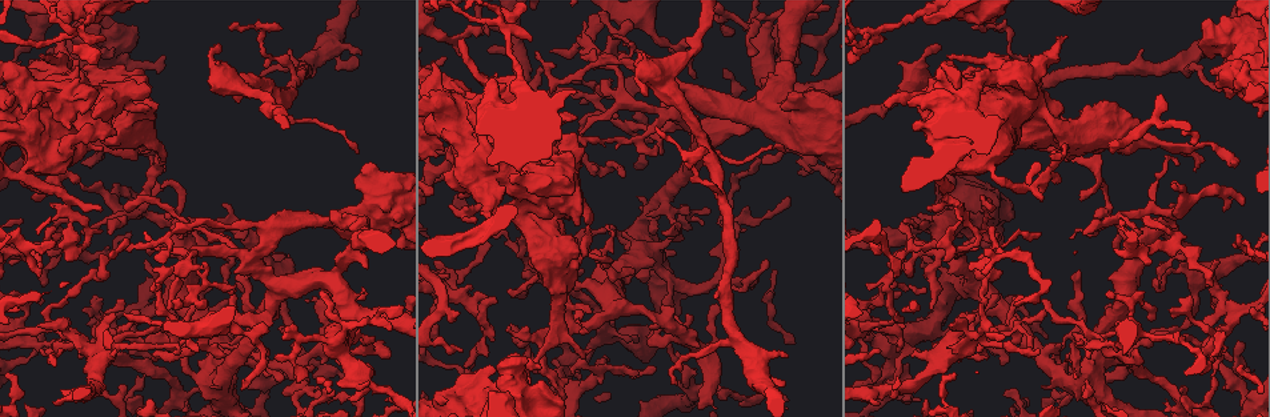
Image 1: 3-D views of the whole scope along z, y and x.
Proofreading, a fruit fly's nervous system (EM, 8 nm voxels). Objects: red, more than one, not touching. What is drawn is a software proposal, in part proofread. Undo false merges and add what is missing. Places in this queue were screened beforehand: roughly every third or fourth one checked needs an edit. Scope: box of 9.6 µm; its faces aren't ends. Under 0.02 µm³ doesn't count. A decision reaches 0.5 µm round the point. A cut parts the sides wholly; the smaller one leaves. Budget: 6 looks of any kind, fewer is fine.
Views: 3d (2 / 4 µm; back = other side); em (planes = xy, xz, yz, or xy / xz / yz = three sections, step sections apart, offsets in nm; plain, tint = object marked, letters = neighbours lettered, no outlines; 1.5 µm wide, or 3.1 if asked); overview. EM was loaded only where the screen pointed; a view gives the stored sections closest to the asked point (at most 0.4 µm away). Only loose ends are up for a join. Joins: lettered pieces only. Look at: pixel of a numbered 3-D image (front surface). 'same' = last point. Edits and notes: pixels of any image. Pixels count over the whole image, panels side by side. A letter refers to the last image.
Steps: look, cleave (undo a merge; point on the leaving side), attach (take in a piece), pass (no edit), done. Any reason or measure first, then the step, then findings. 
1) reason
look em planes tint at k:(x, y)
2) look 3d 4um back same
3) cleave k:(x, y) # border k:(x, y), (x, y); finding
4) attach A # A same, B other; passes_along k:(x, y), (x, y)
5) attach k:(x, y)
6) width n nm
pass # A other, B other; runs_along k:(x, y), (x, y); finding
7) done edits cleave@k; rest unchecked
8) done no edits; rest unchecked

thin end
look 3d 4um back at 1:(1218, 335)

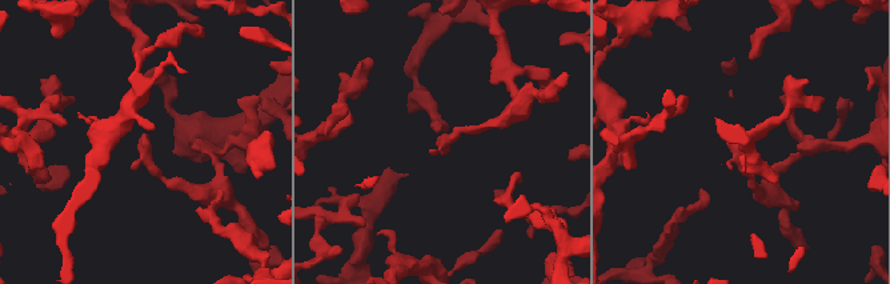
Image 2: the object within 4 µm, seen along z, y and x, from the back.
need the tissue
look em planes letters at 2:(145, 137)

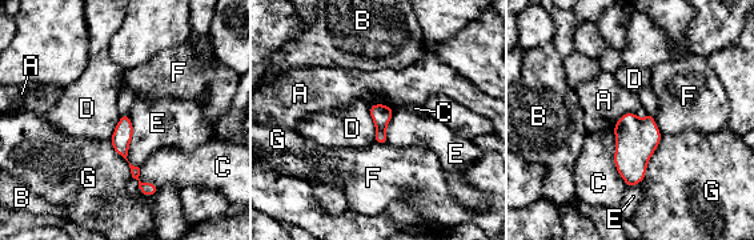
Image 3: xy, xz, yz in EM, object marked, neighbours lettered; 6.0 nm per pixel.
pass # A other, B other, C other, D other, E other, F other, G other; runs_along 3:(124, 118), (124, 158), (148, 192); none of them fits

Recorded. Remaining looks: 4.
an open end
look em xz step 8 letters at 1:(1040, 234)

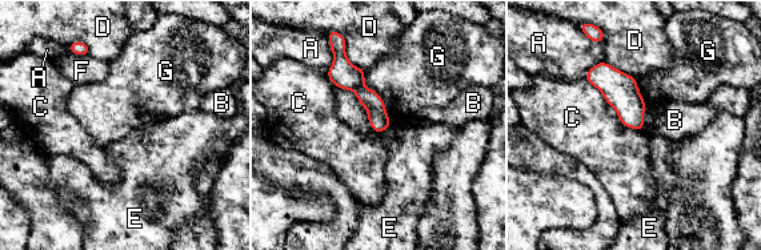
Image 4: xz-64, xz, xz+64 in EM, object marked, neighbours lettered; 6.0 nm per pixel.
width 120 nm
pass # A other, B other, C other, D other, E other, F other, G other; border 4:(585, 79), (625, 125), (643, 130); no lettered piece goes on from it

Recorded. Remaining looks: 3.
branch stops here
look em xz step 8 tint at 1:(67, 259)

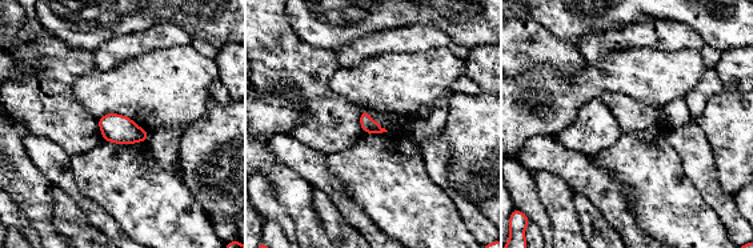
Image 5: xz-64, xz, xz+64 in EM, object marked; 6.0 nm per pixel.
another direction
look em xy step 4 letters same

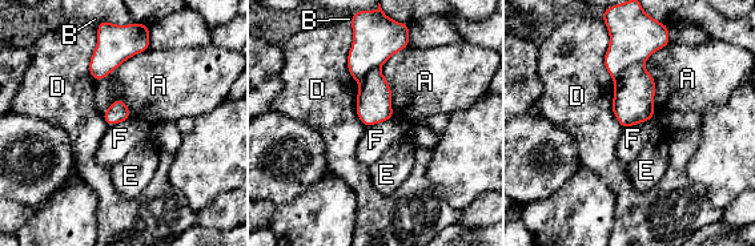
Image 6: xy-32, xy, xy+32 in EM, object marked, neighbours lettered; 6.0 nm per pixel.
pass # A other, B other, D other, E other, F other; border 6:(605, 25), (623, 126); no lettered piece goes on from it

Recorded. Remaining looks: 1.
done no edits; rest unchecked

